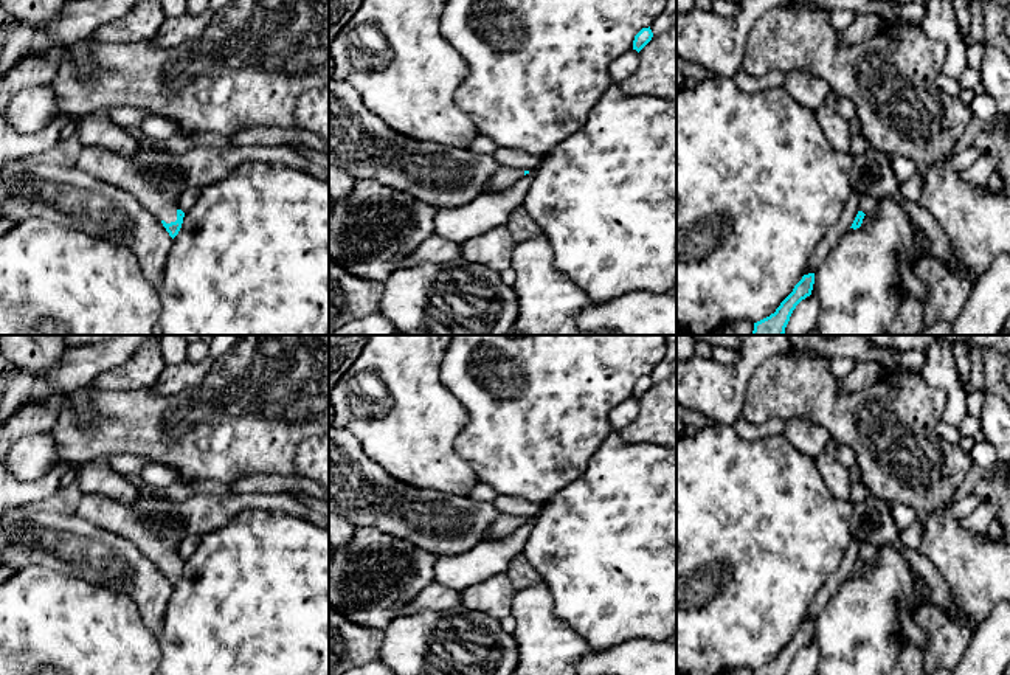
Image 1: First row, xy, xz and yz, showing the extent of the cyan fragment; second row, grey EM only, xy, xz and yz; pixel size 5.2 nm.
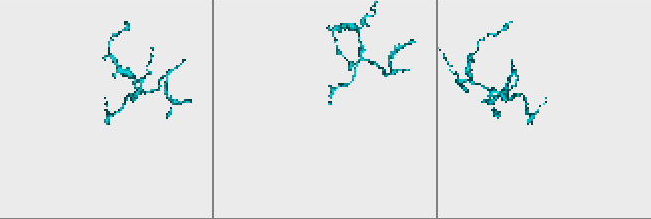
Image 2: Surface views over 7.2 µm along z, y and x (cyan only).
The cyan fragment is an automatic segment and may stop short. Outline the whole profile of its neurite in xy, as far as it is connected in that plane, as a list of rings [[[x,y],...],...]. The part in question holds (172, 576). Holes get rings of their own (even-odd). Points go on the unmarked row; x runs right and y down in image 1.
[[[144,487],[132,504],[95,492],[84,493],[73,514],[129,538],[163,571],[174,587],[185,565],[185,560],[177,554],[178,545],[191,534],[205,534],[223,528],[239,512],[250,507],[284,511],[329,529],[327,520],[316,518],[312,509],[289,492],[270,495],[197,493],[183,501],[174,501],[158,489]]]

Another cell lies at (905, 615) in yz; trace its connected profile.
[[[895,601],[895,605],[898,608],[901,633],[906,635],[920,650],[925,650],[929,642],[928,635],[915,625],[912,611],[903,601]]]

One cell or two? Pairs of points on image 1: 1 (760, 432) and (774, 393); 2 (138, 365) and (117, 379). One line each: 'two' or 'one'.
1: two
2: one

